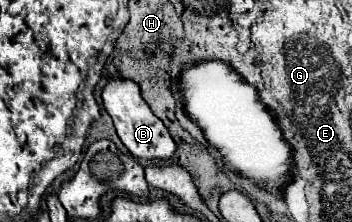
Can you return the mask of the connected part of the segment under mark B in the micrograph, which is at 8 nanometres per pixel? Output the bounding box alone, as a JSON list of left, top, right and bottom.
[103,80,175,160]

